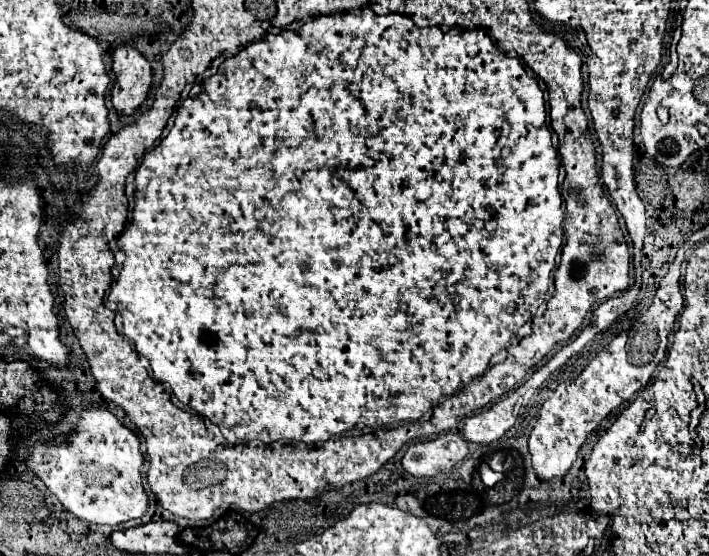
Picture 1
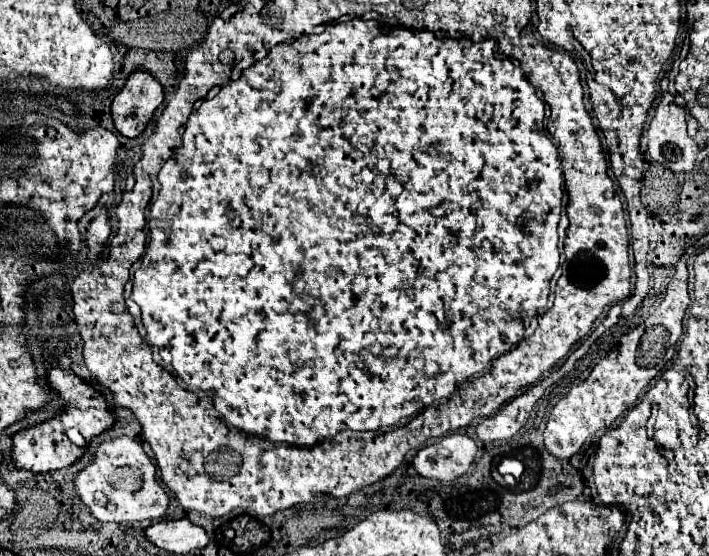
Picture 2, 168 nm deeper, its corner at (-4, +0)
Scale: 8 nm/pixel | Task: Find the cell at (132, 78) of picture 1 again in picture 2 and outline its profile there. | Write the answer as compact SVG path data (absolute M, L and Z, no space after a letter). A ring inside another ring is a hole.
M134 72L124 90L114 96L112 118L116 130L126 138L140 136L154 116L154 110L164 102L164 90L148 72Z

